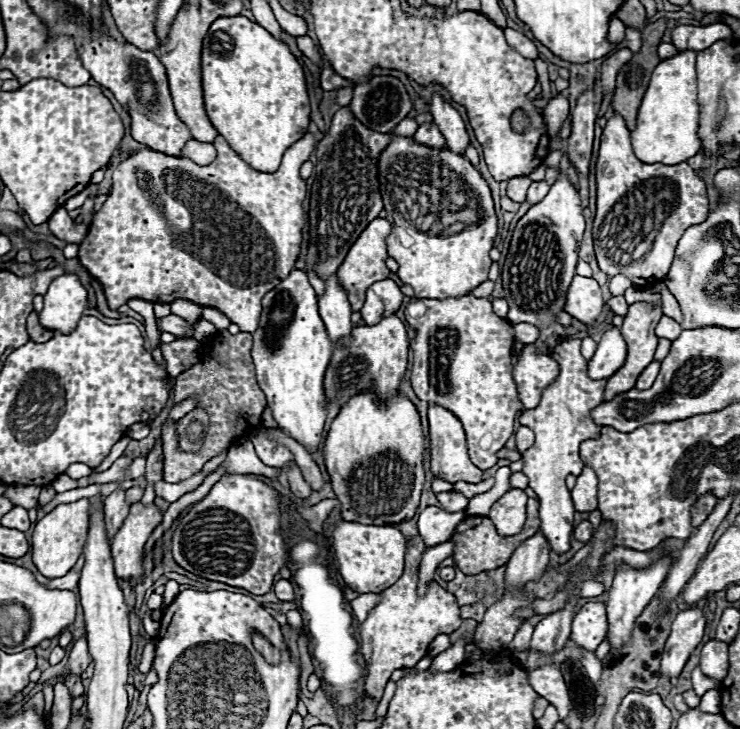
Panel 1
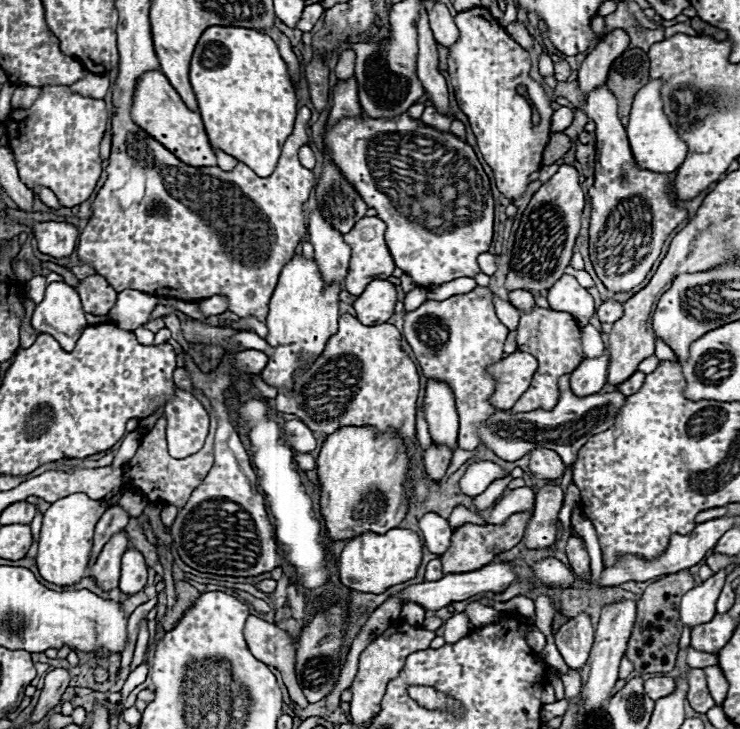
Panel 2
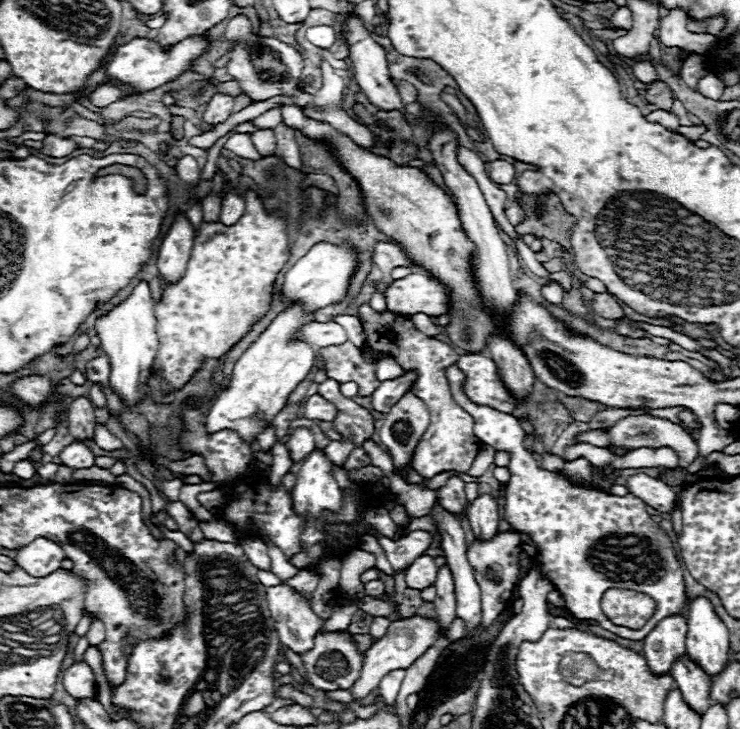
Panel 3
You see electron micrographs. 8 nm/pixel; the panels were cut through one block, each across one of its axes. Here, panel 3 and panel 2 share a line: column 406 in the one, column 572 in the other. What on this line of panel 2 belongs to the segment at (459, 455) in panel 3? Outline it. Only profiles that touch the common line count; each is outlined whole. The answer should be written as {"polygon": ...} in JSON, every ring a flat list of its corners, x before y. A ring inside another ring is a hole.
{"polygon":[[534,308,530,314,524,314,524,312,520,314,520,324,516,332,518,332,516,336,518,350,530,352,532,356,536,356,540,366,532,378,530,388,514,404,512,412,520,414,528,410,552,410,560,398,560,388,558,388,560,376,570,374,584,360,584,352,580,346,580,326,568,312]]}

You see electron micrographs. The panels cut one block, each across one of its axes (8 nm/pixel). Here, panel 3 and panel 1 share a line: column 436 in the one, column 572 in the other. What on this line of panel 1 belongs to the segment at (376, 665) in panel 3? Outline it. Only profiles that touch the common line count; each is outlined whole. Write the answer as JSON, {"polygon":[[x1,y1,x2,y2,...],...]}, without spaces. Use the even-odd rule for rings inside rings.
{"polygon":[[588,602,574,616,570,638,578,646,594,652,598,648,598,644,606,638,606,632,608,632,606,604,604,602]]}

